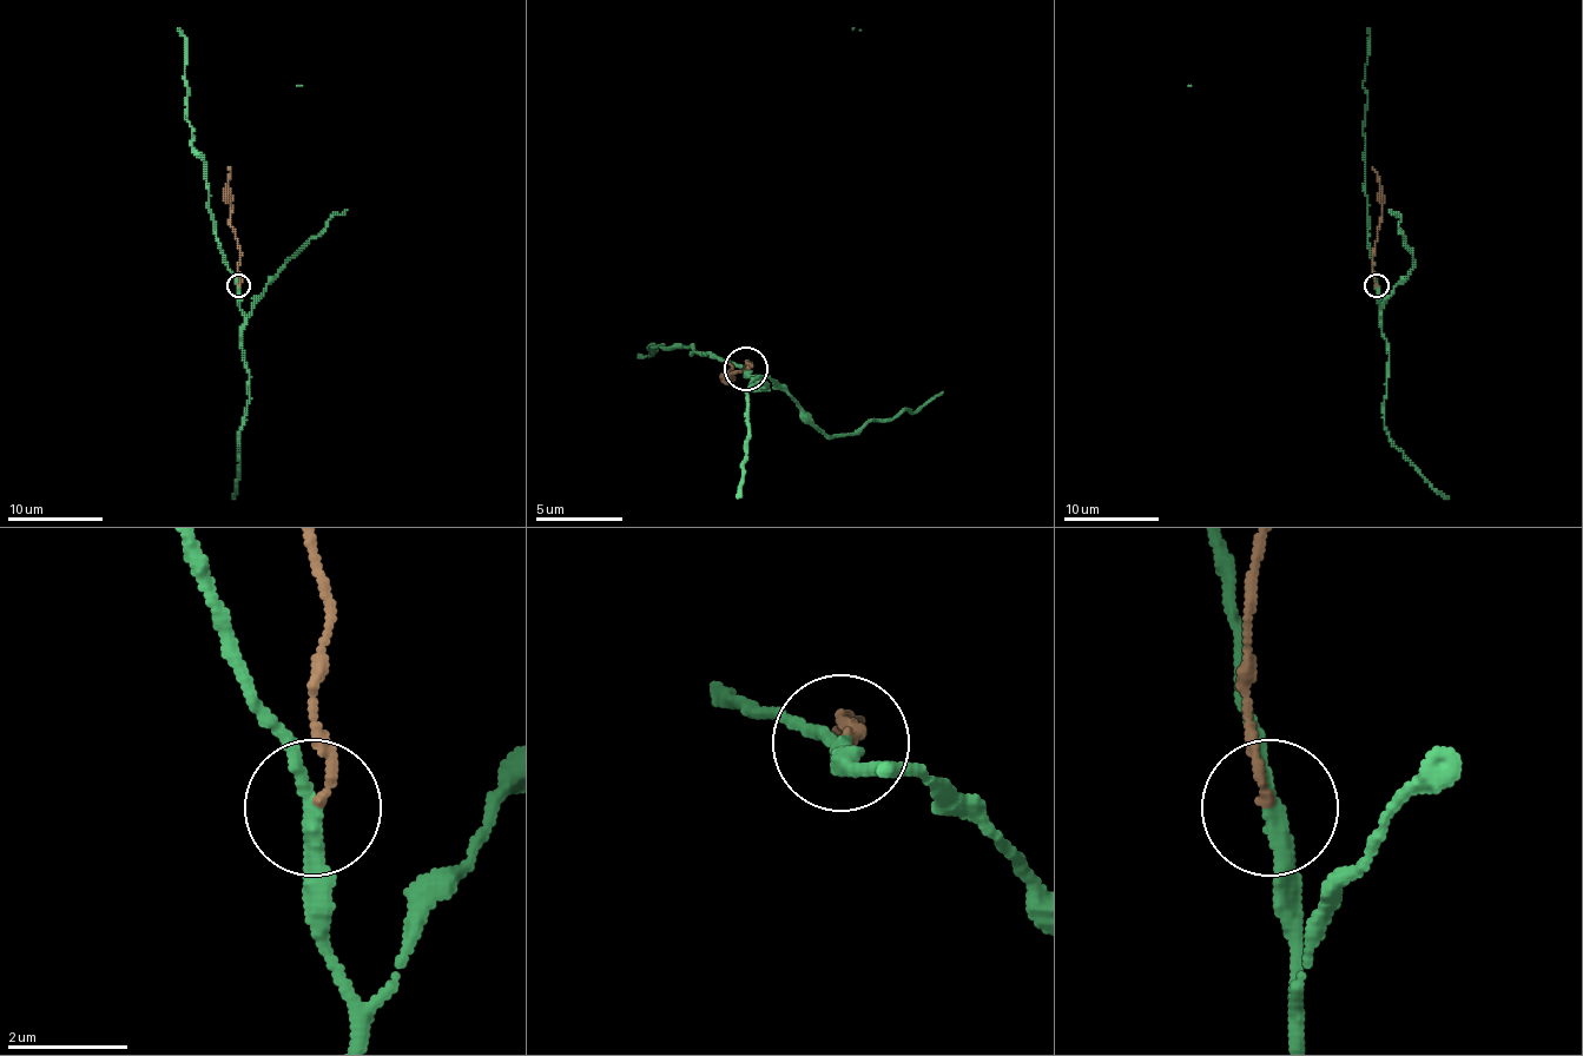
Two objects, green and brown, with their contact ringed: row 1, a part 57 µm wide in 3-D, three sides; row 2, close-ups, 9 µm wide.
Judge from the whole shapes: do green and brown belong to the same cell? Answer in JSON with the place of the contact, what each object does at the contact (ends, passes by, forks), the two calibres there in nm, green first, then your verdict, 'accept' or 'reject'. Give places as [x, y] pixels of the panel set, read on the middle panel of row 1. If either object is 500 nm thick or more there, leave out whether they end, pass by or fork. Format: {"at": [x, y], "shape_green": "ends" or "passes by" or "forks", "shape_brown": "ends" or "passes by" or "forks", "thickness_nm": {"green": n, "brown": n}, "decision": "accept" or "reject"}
{"at": [746, 369], "shape_green": "passes by", "shape_brown": "ends", "thickness_nm": {"green": 240, "brown": 140}, "decision": "reject"}

